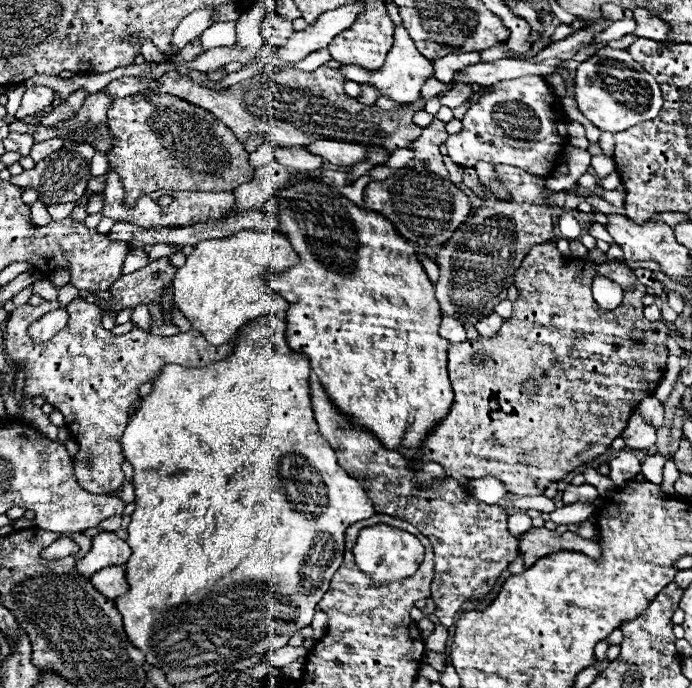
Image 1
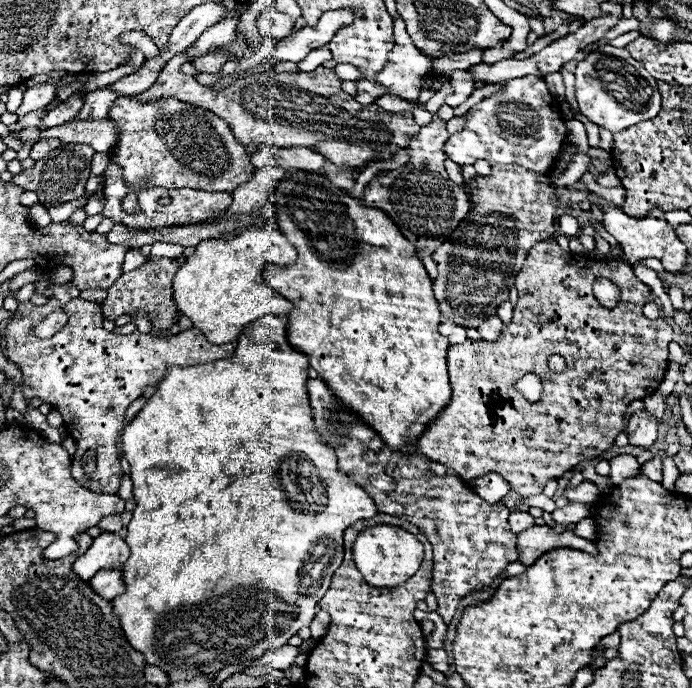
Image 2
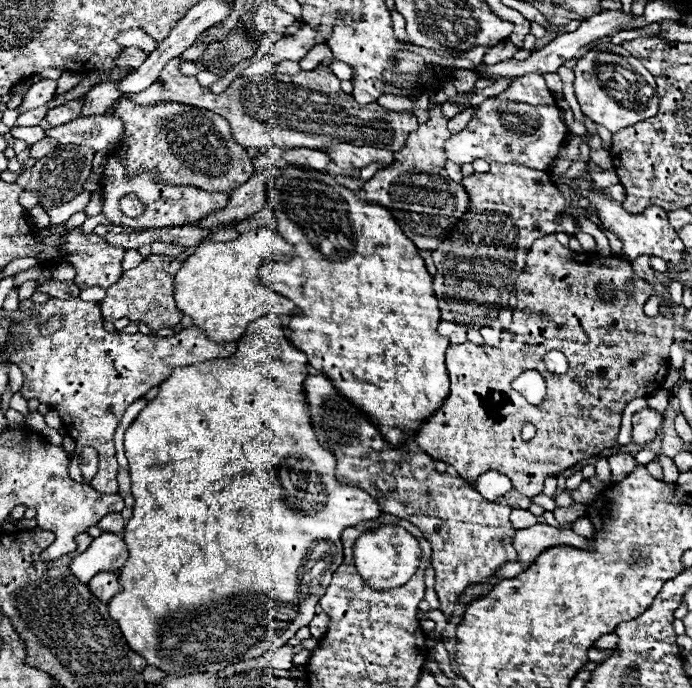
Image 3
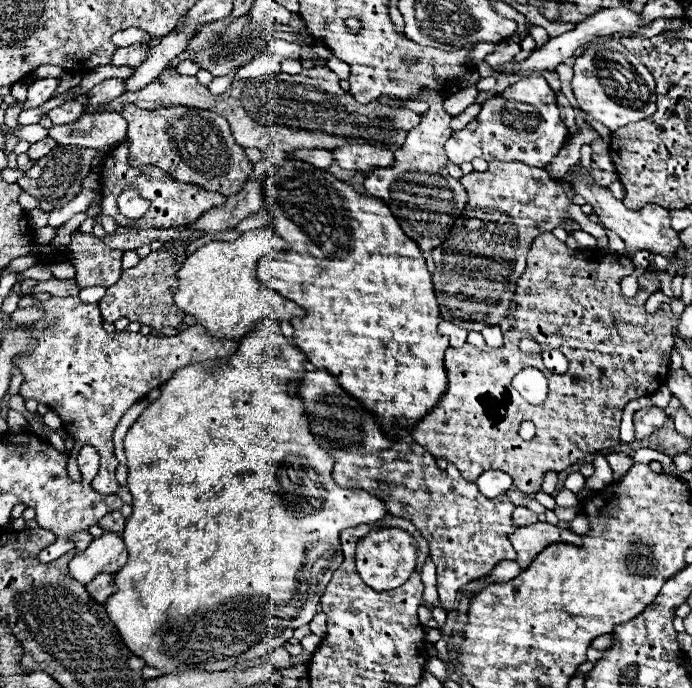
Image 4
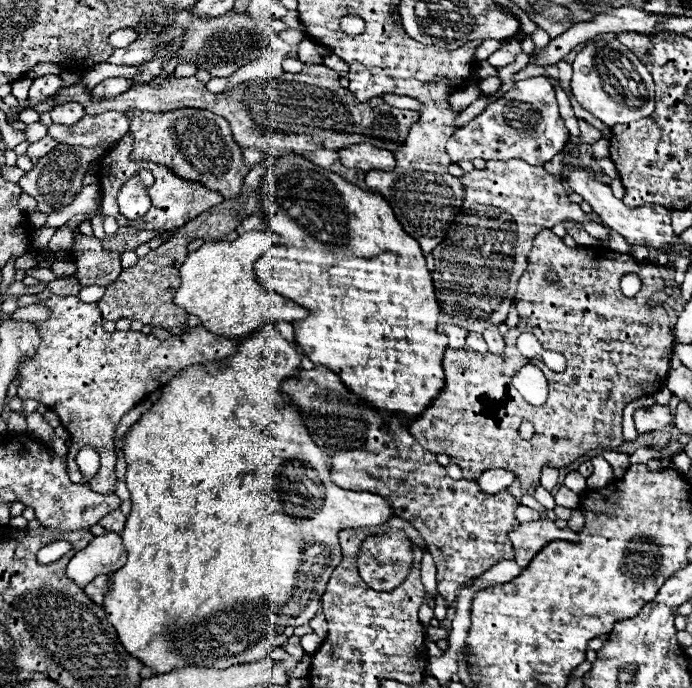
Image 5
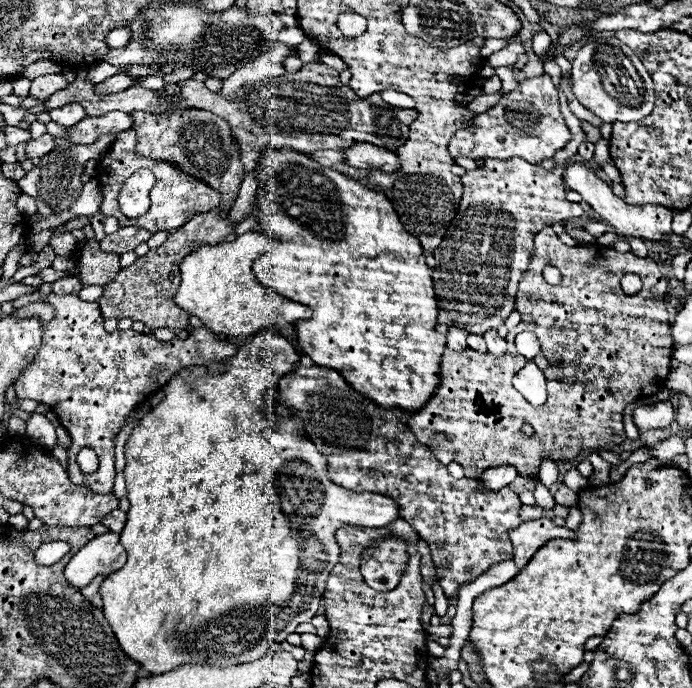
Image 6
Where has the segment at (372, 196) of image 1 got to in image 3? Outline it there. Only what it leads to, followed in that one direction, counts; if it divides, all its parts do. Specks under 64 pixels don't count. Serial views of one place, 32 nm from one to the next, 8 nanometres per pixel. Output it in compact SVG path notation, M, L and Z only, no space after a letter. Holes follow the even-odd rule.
M440 106L430 110L430 120L422 124L416 132L412 132L406 146L394 154L402 162L398 162L390 170L378 170L372 180L364 184L364 198L386 208L398 222L402 232L420 250L438 248L464 216L470 202L462 184L450 180L444 170L444 142L450 138L446 124L448 120L442 118Z

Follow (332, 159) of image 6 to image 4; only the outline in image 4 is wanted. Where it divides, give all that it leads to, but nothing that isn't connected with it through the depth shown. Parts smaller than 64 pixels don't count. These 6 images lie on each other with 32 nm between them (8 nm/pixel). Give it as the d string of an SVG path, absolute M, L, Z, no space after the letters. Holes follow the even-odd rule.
M294 150L286 154L288 160L302 160L312 164L314 168L328 168L332 164L332 152L328 150Z

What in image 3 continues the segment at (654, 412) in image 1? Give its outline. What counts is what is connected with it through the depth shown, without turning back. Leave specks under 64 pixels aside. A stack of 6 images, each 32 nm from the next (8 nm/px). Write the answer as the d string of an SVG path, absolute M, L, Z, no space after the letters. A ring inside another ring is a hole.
M664 390L652 394L650 398L646 398L646 400L648 400L648 408L658 410L658 414L662 414L662 412L668 408L668 396L670 396L670 394L664 392Z

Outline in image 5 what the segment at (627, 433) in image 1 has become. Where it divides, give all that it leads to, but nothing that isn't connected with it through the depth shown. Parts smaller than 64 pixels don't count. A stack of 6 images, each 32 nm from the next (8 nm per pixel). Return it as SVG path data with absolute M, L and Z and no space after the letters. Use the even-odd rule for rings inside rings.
M648 406L648 408L640 408L634 412L634 424L638 430L638 436L654 432L654 430L662 430L664 426L668 426L672 420L672 414L668 410L668 406Z

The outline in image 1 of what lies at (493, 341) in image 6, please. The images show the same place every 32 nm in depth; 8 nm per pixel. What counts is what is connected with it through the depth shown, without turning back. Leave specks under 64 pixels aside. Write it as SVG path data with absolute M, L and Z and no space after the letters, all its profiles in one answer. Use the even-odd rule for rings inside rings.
M488 312L486 316L482 316L482 318L476 322L476 330L480 332L480 336L492 338L492 336L500 330L502 322L504 322L504 320L502 320L496 312Z

